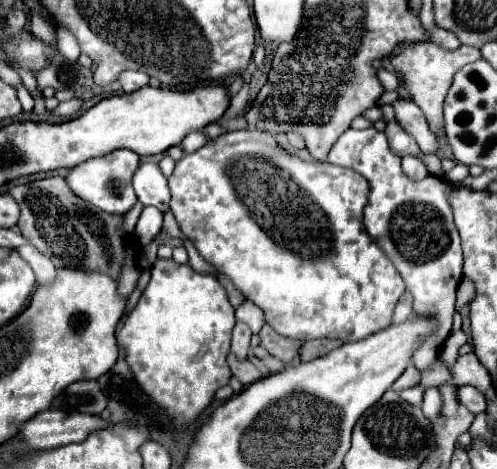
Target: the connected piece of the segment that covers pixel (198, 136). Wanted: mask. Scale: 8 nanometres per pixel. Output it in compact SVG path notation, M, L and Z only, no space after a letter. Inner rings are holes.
M191 132L181 140L181 148L185 154L199 150L203 144L207 144L207 136L203 132Z

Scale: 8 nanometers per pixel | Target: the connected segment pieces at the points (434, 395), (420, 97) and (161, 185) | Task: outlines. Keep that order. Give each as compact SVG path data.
M427 388L425 390L425 398L423 398L423 412L425 412L425 416L429 420L435 420L439 416L439 412L441 412L441 406L443 406L443 402L441 402L439 390L437 388Z
M419 42L413 46L405 46L397 56L391 58L391 66L395 72L401 74L405 80L405 86L413 98L413 102L425 112L427 122L431 130L437 134L443 128L443 100L447 96L447 90L453 82L453 76L469 62L475 62L481 56L481 52L473 46L461 46L453 52L439 48L433 42Z
M149 160L141 162L141 166L133 176L133 188L139 202L143 202L145 206L155 206L161 212L169 210L171 194L169 194L167 178L161 174L155 162Z

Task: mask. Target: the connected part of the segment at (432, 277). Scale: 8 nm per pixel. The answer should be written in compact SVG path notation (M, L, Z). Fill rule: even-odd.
M349 128L343 132L329 152L329 162L351 168L369 182L371 196L363 208L365 228L403 276L407 290L413 294L413 314L437 320L435 330L413 354L415 368L425 370L435 362L443 342L451 332L457 286L463 278L461 240L449 206L449 194L453 186L437 176L427 176L423 180L407 178L401 168L401 156L393 154L385 132L375 128Z

